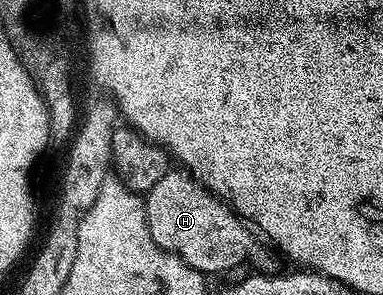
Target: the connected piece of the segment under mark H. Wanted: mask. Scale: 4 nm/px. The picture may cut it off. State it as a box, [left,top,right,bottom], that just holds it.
[144,169,275,277]

